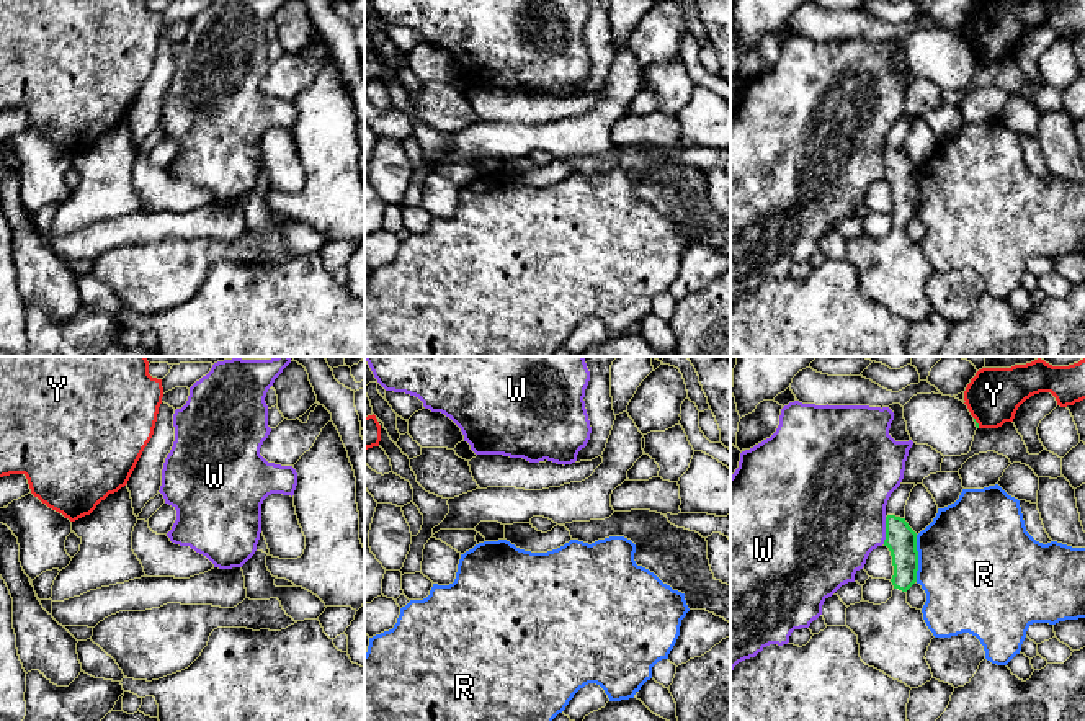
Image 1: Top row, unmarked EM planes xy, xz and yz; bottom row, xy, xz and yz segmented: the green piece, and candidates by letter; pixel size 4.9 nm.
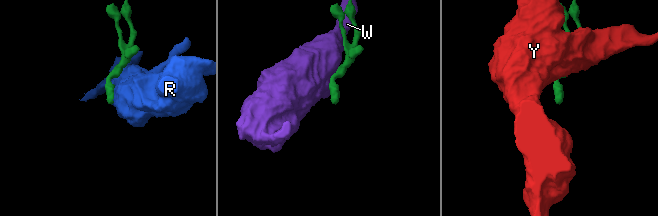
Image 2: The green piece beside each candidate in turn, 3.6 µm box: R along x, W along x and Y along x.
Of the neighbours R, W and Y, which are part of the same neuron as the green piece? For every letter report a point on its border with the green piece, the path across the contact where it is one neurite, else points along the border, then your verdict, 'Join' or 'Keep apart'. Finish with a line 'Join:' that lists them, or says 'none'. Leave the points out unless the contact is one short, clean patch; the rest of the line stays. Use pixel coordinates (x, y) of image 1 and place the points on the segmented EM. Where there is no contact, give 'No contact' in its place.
R: Touches green at yz (917, 558). Keep apart
W: Touches green at yz (886, 530). Keep apart
Y: Touches green at yz (976, 422). Boundary: yz (974, 417), (979, 427). Keep apart
Join: none

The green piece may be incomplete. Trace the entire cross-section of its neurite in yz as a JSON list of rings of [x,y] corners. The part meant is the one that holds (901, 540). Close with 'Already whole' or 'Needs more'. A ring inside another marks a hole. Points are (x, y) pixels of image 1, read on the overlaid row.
[[[886,517],[886,540],[892,556],[892,597],[881,605],[860,602],[846,608],[846,625],[856,636],[861,661],[910,688],[933,678],[925,659],[935,638],[922,610],[907,603],[907,590],[917,582],[917,533],[905,518]]]. Needs more

